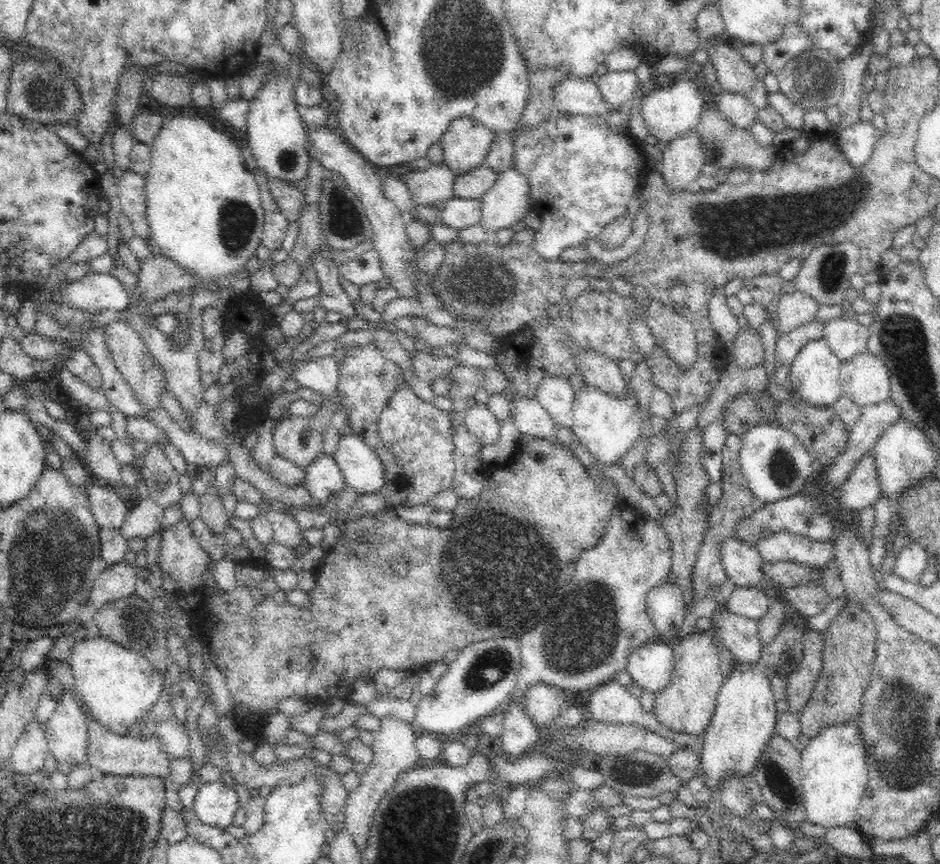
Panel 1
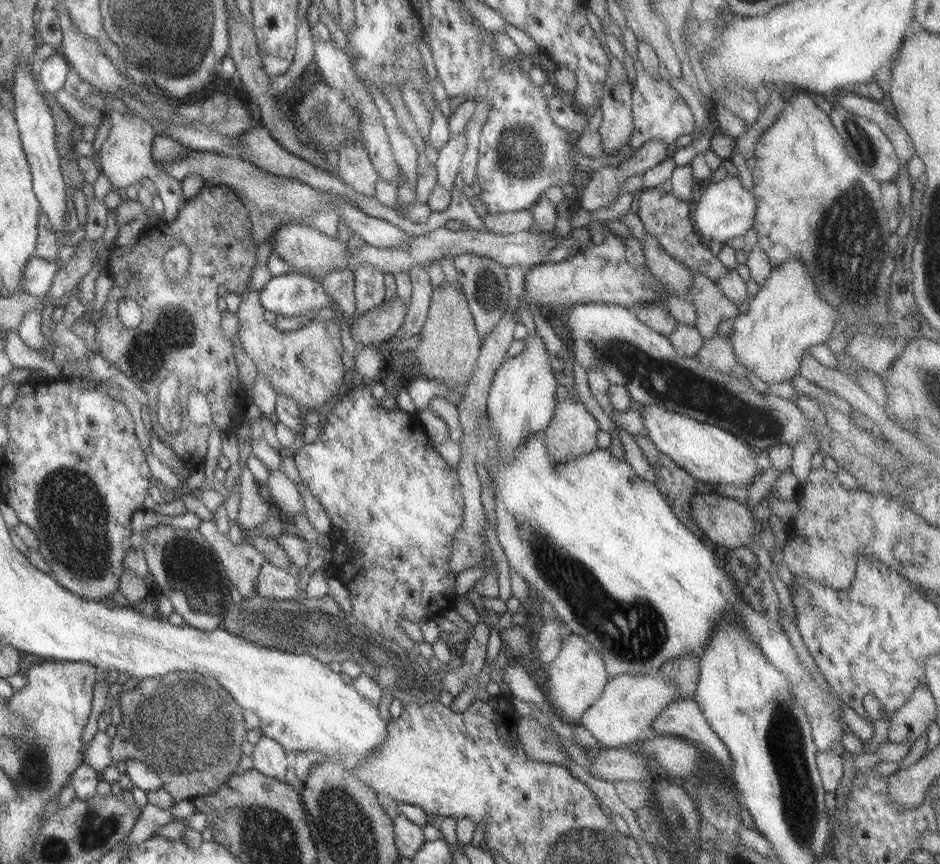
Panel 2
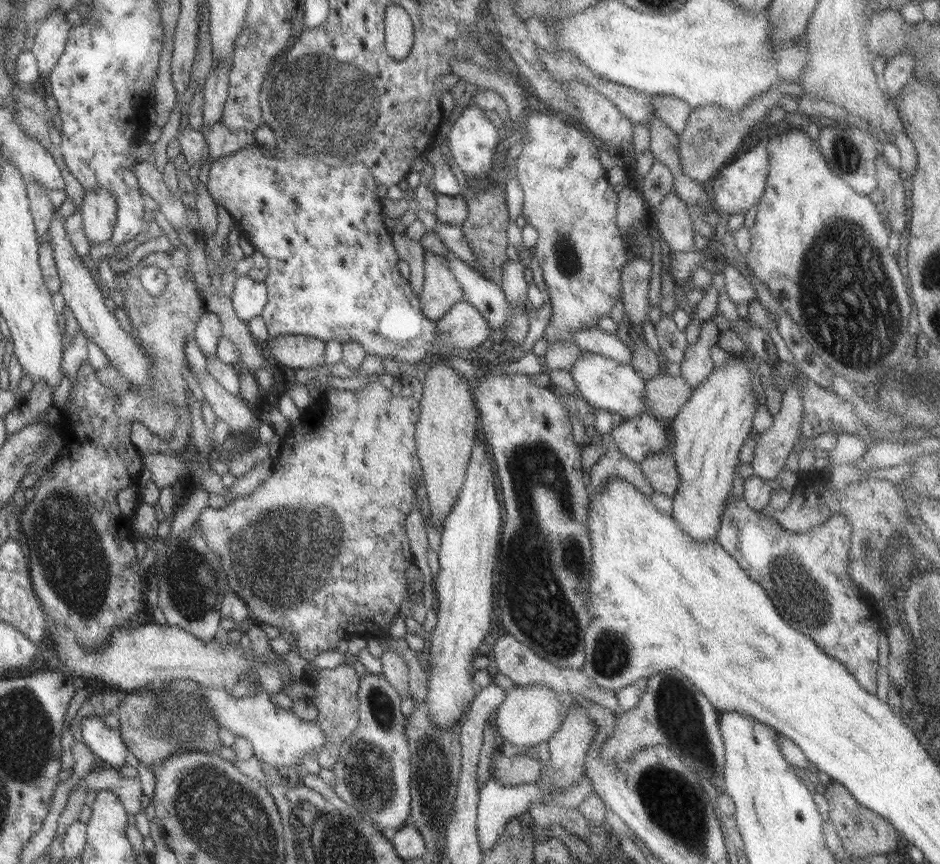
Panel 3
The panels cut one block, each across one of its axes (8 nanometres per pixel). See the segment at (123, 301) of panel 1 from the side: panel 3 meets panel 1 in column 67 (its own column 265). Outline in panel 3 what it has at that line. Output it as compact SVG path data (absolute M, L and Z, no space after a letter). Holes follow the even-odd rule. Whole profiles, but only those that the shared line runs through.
M248 275L235 276L230 302L239 321L246 324L257 316L266 300L267 290L263 282L252 280Z

